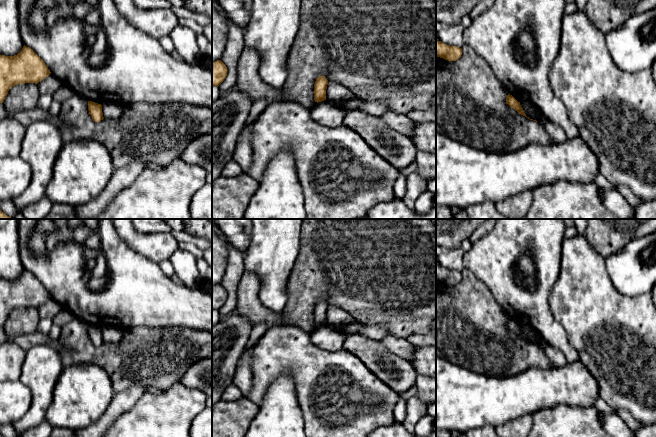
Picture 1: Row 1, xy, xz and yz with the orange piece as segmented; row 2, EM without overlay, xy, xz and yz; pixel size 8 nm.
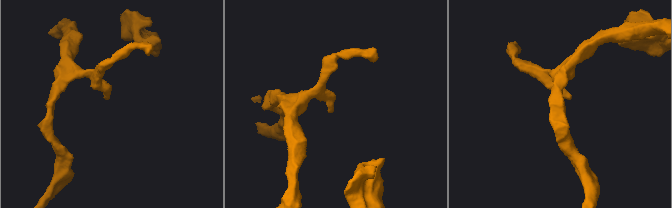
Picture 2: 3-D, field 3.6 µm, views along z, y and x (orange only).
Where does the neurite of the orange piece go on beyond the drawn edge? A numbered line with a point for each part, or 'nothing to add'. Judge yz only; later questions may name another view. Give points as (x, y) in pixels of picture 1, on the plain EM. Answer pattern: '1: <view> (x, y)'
nothing to add

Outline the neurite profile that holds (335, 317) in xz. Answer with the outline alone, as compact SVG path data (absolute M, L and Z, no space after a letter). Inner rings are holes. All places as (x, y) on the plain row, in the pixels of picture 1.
M328 306L326 325L340 328L350 334L362 334L363 329L362 323L356 321L348 312L335 306Z

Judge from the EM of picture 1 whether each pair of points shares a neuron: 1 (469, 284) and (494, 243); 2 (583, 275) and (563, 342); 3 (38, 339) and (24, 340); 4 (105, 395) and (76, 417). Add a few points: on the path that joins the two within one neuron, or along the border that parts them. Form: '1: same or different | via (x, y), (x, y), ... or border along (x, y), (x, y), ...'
1: different | border along (464, 268), (471, 271), (490, 292)
2: different | border along (553, 313), (577, 354)
3: same | via (35, 339), (27, 340)
4: same | via (98, 395), (83, 410)

